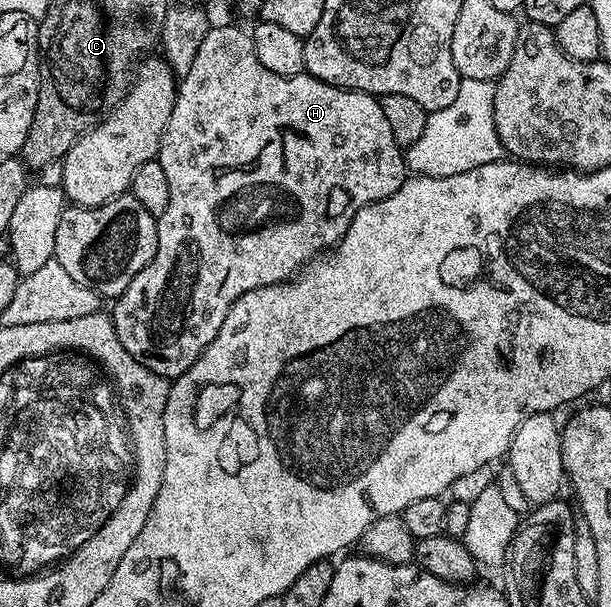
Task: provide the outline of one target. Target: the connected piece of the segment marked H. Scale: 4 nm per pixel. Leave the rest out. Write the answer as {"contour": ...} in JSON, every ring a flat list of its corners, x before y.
{"contour":[[218,24,211,25,208,36,204,36,204,44,200,44,200,52,196,52,196,60,192,60,192,68,188,68,188,72,181,75,178,82,178,95,172,108,172,116,168,116,168,128,164,128,164,136,156,160,160,164,160,168,164,168,164,172,168,175,168,208,164,208,164,212,157,215,156,218,158,224,156,252,152,261,134,277,132,284,128,284,125,292,118,295,113,303,113,306,115,306,114,310,112,309,112,317,116,328,116,336,120,336,120,344,124,344,128,356,132,356,132,360,144,364,144,368,156,372,167,380,180,377,184,372,188,372,188,368,192,368,192,364,196,364,196,360,202,355,204,348,208,348,208,344,212,344,212,340,216,340,216,332,220,332,220,324,224,324,224,316,228,316,231,304,236,300,240,300,240,296,244,296,244,292,252,292,261,286,274,286,278,282,285,282,293,278,310,259,317,258,319,254,338,245,338,242,344,236,344,232,348,232,356,212,360,212,360,208,392,196,392,192,396,192,396,188,400,188,400,184,406,181,408,177,408,167,403,147,396,144,396,136,392,136,392,128,388,124,388,119,384,116,384,108,380,108,378,98,375,95,365,94,359,90,343,90,340,86,322,82,319,78,314,78,311,74,305,72,296,76,276,76,276,72,268,72,268,68,264,68,264,64,260,64,260,60,256,56,253,37,247,31,245,34,238,26,218,26]]}

